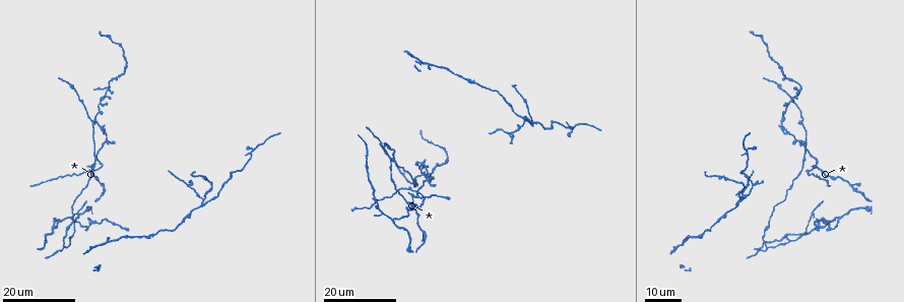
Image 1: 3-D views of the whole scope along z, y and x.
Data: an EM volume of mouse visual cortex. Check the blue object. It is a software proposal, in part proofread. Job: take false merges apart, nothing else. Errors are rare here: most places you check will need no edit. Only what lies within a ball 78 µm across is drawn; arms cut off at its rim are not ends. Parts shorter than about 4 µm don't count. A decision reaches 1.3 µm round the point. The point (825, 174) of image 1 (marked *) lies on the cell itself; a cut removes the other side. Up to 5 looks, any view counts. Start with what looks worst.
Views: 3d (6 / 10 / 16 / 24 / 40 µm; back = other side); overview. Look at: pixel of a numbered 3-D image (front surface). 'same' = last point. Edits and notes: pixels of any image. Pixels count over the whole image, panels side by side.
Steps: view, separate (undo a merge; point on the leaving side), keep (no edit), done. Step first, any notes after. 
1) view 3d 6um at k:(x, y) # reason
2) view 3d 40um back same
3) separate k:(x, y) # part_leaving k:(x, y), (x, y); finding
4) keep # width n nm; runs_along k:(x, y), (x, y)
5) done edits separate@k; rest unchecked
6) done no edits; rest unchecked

view 3d 24um at 1:(111, 91) # four-way junction

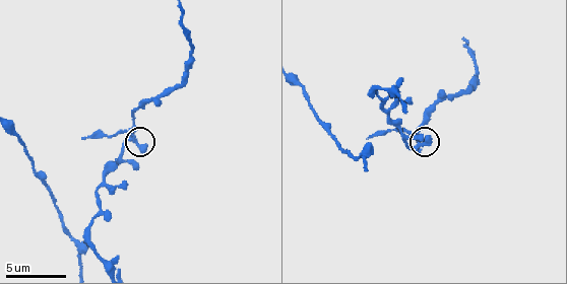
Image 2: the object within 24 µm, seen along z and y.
view 3d 10um at 2:(132, 141)

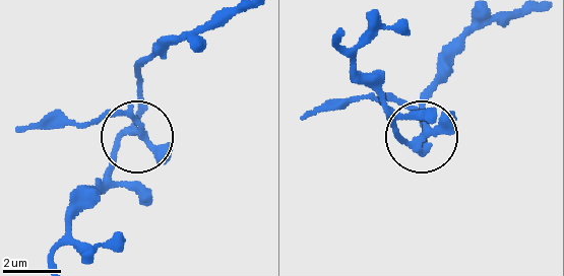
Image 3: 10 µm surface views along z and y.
keep # arms 4; runs_along 3:(338, 35), (396, 131), (419, 143), (424, 124), (392, 97); all the same cell

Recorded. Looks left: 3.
view 3d 24um at 1:(206, 199) # three-way junction

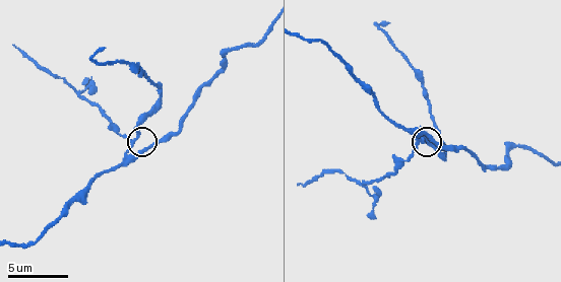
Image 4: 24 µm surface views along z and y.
view 3d 6um at 4:(134, 139)

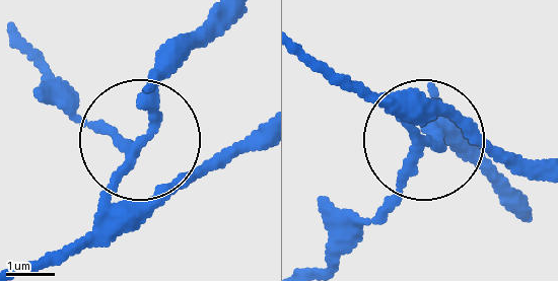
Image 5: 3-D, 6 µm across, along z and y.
keep # width 210 nm; one cell here

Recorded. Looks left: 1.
done no edits; rest unchecked

